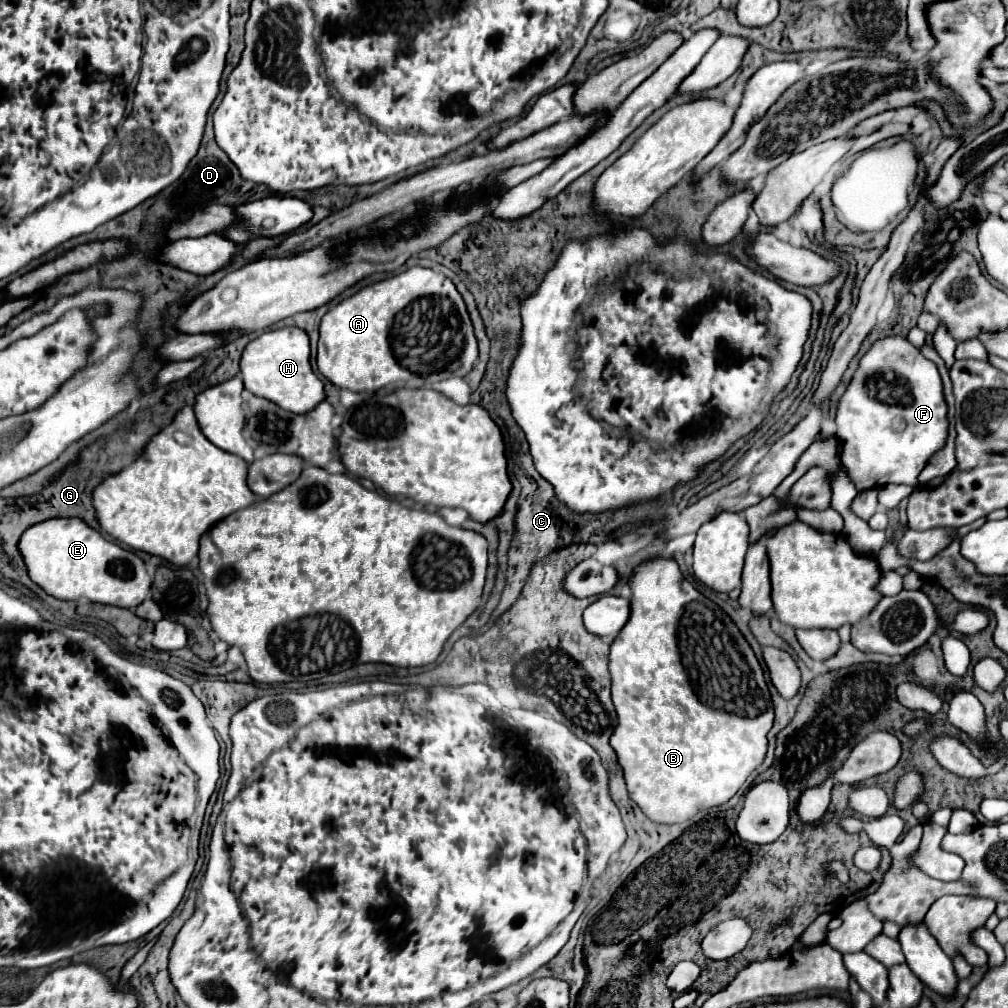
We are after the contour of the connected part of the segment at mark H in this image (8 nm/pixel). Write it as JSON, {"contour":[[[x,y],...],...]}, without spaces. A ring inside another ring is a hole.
{"contour":[[[289,326],[261,334],[245,346],[239,366],[243,384],[251,394],[263,396],[289,412],[309,412],[319,400],[325,398],[323,382],[313,374],[309,364],[309,336],[303,328]]]}

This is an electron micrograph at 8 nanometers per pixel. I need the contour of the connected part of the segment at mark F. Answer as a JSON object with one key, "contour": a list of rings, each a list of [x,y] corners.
{"contour":[[[885,336],[885,338],[875,340],[875,342],[871,344],[871,348],[863,354],[863,358],[859,360],[859,368],[855,370],[855,374],[853,374],[853,378],[851,378],[851,382],[849,382],[849,386],[847,386],[847,390],[845,390],[845,394],[843,394],[841,400],[837,402],[835,426],[837,426],[835,436],[837,436],[839,442],[841,442],[841,466],[847,470],[849,478],[853,480],[853,484],[855,484],[855,488],[857,488],[859,492],[861,492],[861,490],[869,490],[869,488],[879,488],[879,486],[889,484],[889,482],[893,482],[893,484],[913,484],[913,486],[917,486],[917,476],[919,476],[919,472],[923,470],[923,464],[927,464],[929,456],[931,456],[935,450],[943,448],[945,436],[947,436],[947,404],[945,404],[945,400],[943,400],[943,386],[941,386],[941,376],[939,376],[939,372],[937,372],[937,366],[935,366],[931,360],[927,360],[905,336]]]}

